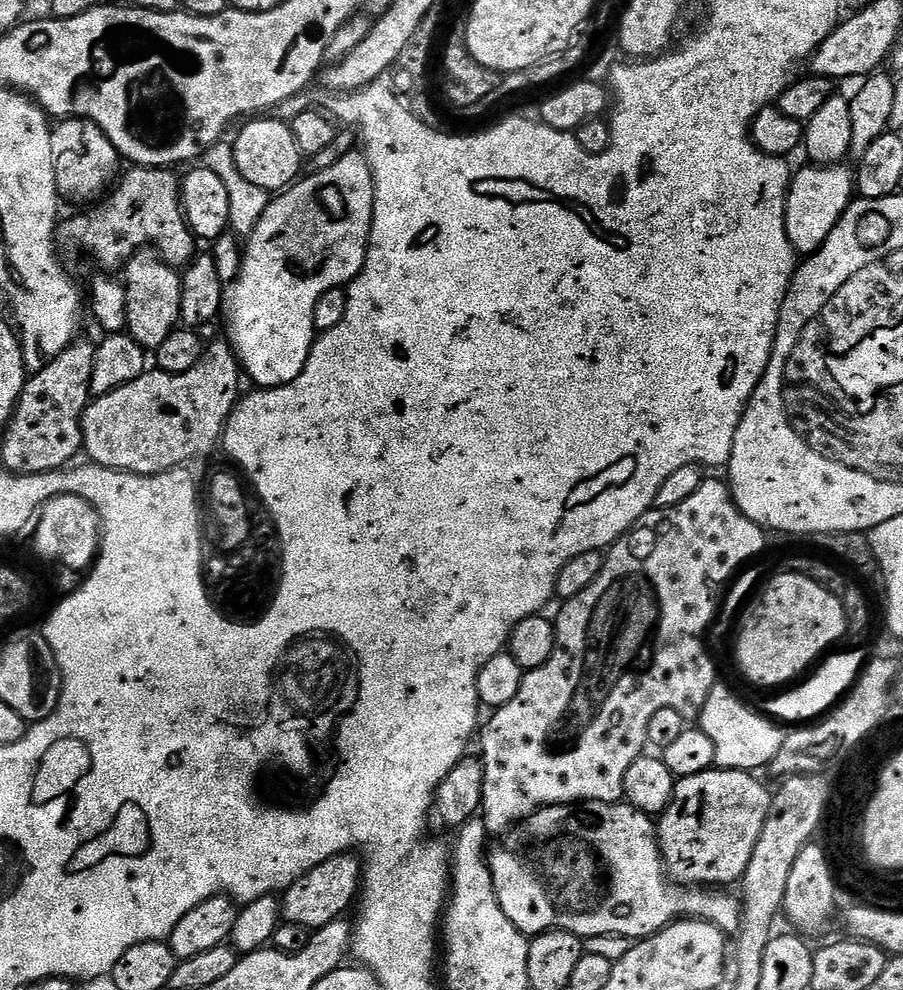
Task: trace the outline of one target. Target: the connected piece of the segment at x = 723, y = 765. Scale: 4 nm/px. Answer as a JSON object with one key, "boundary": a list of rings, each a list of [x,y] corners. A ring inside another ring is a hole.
{"boundary":[[[717,682],[710,690],[710,698],[706,698],[706,706],[702,706],[698,717],[698,727],[710,738],[710,742],[714,742],[717,769],[734,772],[752,772],[756,768],[764,770],[781,750],[785,729],[780,729],[783,727],[767,715],[757,712],[747,708],[724,682]]]}

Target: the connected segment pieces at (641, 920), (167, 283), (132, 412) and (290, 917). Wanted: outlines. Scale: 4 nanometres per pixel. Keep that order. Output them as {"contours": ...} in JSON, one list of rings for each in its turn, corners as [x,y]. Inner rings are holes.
{"contours":[[[[597,800],[576,804],[549,804],[547,808],[539,808],[538,811],[521,820],[516,827],[505,832],[499,837],[496,849],[490,852],[490,867],[492,870],[492,881],[496,891],[496,900],[502,906],[506,918],[514,922],[514,926],[519,932],[523,932],[529,938],[536,937],[541,932],[548,932],[552,929],[568,931],[578,937],[589,936],[624,936],[631,942],[644,939],[645,936],[653,936],[660,929],[668,927],[669,924],[688,917],[694,920],[705,920],[714,926],[718,926],[726,934],[739,933],[742,927],[742,904],[735,895],[732,896],[728,890],[713,890],[708,886],[688,886],[673,882],[667,868],[664,867],[664,855],[660,852],[660,842],[658,839],[658,828],[653,817],[646,815],[642,810],[638,810],[627,802],[617,802],[614,804],[603,804]]],[[[141,250],[134,253],[122,269],[122,283],[126,296],[126,324],[127,335],[138,342],[146,350],[155,350],[170,338],[180,324],[180,307],[182,306],[182,286],[180,285],[181,273],[170,265],[155,250]]],[[[224,340],[209,343],[204,357],[186,374],[156,370],[152,380],[145,374],[110,394],[95,397],[80,421],[87,459],[119,472],[157,476],[205,455],[224,435],[224,425],[242,396],[240,361],[233,345]]],[[[359,855],[332,856],[326,862],[314,866],[298,882],[294,882],[282,893],[282,916],[287,923],[297,924],[309,930],[326,926],[341,919],[348,907],[353,907],[362,888],[362,860]]]]}

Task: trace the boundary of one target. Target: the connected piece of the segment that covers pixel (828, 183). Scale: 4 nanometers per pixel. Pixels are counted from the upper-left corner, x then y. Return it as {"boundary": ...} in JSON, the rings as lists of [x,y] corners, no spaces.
{"boundary":[[[843,163],[827,166],[807,166],[793,175],[788,186],[788,201],[784,225],[792,243],[792,249],[807,258],[818,251],[826,242],[830,230],[842,218],[842,214],[854,199],[854,172]]]}

